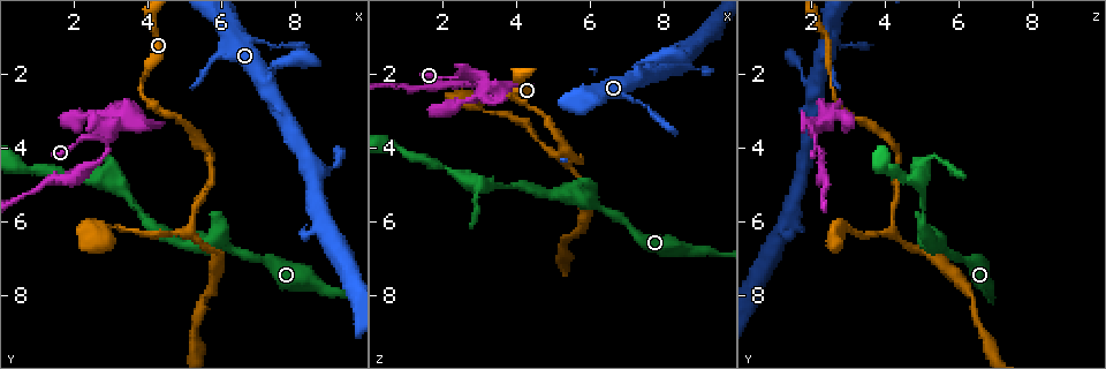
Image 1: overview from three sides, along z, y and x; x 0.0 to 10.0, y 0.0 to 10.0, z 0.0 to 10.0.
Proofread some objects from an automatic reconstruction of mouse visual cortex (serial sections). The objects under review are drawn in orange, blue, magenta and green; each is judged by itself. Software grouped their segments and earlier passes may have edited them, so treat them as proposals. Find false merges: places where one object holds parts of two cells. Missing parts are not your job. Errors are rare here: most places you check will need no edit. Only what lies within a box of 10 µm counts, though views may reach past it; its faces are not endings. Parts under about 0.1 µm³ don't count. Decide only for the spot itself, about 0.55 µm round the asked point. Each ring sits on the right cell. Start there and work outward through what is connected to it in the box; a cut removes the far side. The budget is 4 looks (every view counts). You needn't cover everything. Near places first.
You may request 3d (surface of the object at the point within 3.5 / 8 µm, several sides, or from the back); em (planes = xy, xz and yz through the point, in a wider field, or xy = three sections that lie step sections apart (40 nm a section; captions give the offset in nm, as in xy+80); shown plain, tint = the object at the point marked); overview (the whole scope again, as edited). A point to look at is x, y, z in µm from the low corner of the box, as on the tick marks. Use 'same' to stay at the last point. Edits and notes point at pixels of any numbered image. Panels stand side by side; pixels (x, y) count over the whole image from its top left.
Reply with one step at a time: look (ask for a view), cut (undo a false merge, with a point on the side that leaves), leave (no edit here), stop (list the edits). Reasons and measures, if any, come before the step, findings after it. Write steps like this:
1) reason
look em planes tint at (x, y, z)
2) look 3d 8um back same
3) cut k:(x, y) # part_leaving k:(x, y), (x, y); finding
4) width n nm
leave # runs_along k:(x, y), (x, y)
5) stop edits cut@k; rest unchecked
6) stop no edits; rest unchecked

arms part here
look 3d 3.5um at (2.75, 3.75, 2.05)

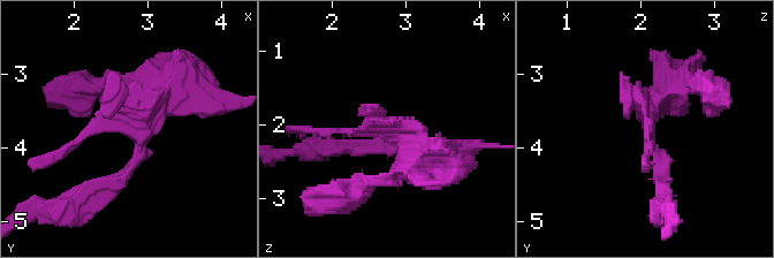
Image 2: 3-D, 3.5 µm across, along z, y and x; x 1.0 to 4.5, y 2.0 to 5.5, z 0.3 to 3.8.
look em xy step 1 tint at (2.70, 3.70, 2.10)

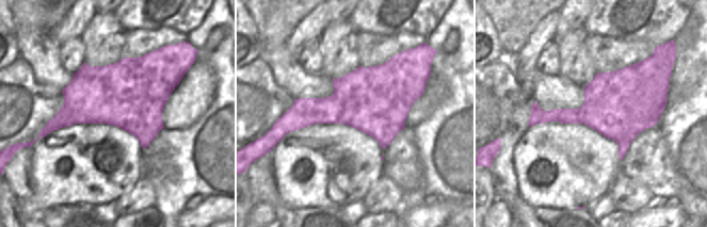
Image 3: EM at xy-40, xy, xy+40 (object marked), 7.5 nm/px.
leave # continuous, no second cell

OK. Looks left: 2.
branch point
look em xy step 2 tint at (5.25, 6.25, 4.20)

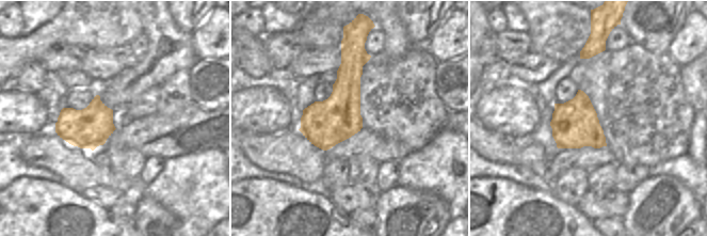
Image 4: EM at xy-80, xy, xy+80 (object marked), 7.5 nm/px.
wider look
look 3d 3.5um back same

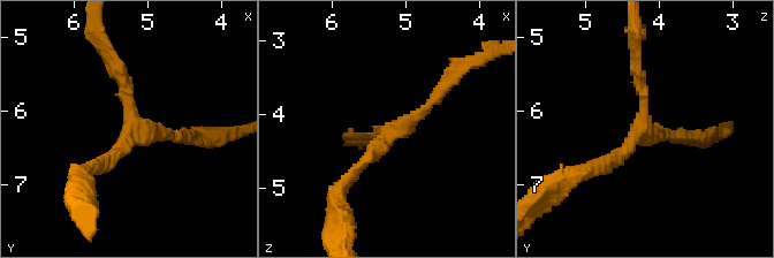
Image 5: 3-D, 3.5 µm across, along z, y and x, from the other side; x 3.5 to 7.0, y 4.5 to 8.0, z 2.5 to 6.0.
leave # continuous, no second cell

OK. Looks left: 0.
stop no edits; rest unchecked

